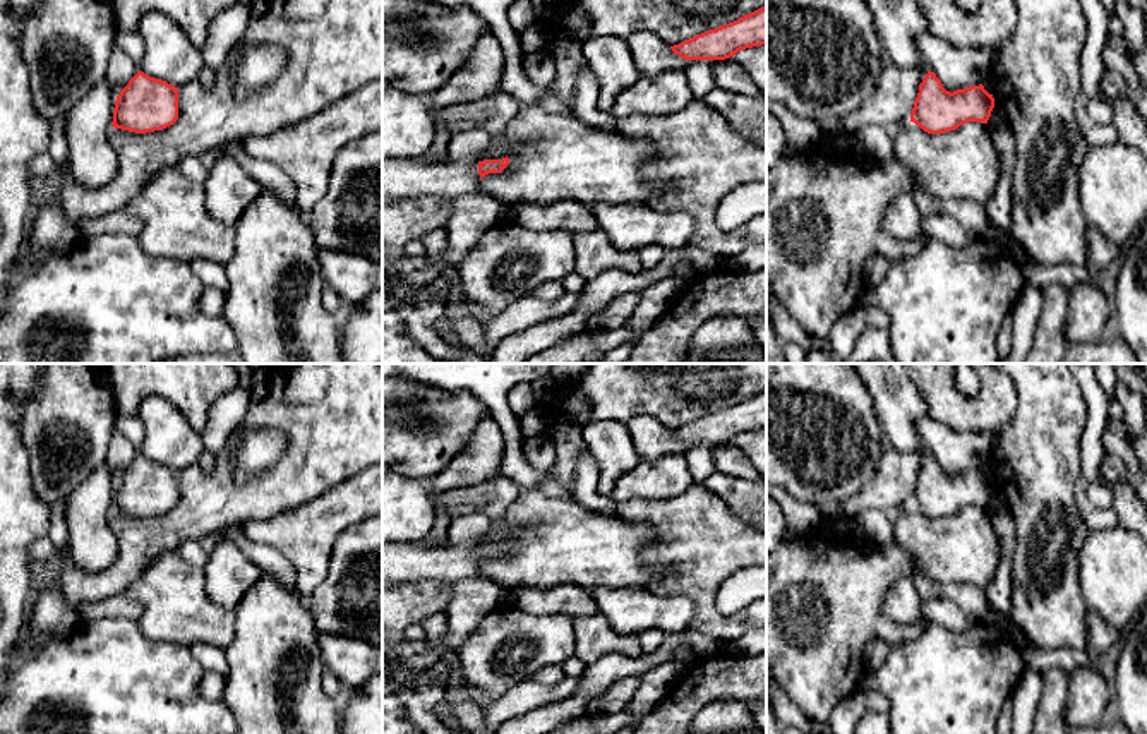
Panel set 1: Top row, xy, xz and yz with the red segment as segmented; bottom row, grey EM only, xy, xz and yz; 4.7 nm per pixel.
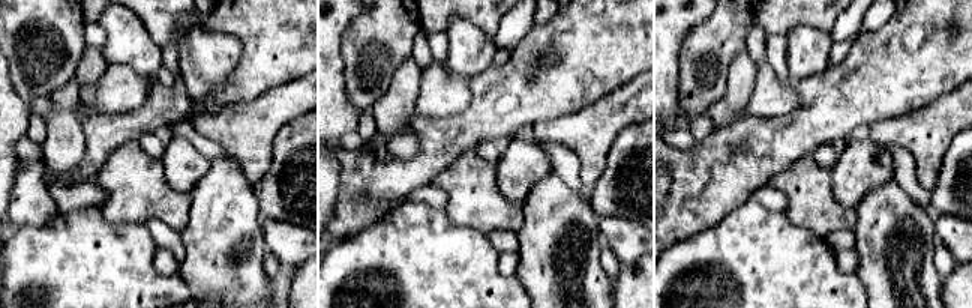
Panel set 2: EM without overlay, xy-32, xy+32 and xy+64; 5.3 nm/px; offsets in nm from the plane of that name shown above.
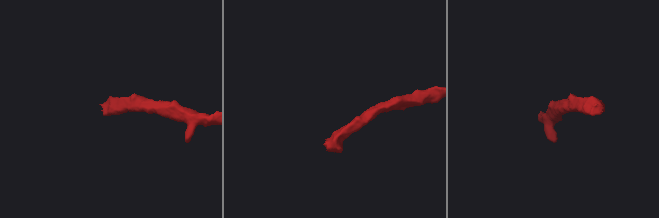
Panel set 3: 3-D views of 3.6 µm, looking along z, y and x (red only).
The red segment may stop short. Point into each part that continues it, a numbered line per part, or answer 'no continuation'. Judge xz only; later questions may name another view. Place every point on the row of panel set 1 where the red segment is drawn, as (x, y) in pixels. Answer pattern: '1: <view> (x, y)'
1: xz (415, 177)

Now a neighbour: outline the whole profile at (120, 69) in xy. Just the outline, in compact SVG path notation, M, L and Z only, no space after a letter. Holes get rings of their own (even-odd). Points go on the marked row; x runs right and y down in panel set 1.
M115 45L106 65L106 77L113 86L115 93L129 84L129 81L139 72L139 67L129 58L129 55Z

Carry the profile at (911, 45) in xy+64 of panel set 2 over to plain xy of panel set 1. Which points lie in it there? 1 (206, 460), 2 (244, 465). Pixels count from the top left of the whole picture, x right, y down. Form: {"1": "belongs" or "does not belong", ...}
{"1": "does not belong", "2": "does not belong"}

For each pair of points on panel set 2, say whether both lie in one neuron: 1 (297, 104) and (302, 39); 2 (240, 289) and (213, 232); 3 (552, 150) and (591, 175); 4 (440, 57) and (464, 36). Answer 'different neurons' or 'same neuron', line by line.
1: different neurons
2: same neuron
3: different neurons
4: different neurons

